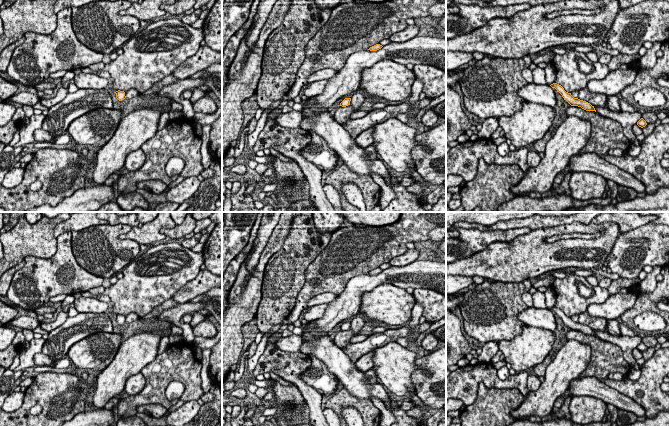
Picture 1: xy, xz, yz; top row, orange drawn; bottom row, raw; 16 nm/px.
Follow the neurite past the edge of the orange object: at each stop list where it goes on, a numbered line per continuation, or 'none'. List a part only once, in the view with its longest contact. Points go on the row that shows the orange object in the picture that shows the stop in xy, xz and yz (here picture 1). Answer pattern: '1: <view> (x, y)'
none

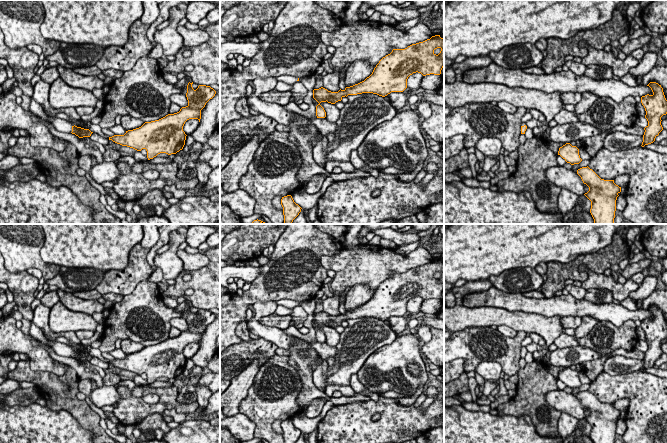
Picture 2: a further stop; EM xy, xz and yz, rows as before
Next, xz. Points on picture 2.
1: xz (287, 79)

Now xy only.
1: xy (61, 125)

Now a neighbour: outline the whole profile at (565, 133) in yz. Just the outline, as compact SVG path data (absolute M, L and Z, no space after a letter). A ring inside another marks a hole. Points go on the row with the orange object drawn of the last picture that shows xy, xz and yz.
M580 121L562 125L557 124L550 130L549 141L555 143L570 143L571 141L582 140L601 133L604 133L604 131Z

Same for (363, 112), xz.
M373 93L348 95L348 102L340 110L337 120L335 140L333 144L328 142L326 163L330 160L350 162L350 154L361 145L367 134L381 122L391 120L397 113L396 109L384 97Z

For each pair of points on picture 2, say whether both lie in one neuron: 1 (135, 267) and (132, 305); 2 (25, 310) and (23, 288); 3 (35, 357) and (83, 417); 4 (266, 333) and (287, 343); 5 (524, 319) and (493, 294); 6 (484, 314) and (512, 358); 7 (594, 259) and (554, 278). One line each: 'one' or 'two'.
1: two
2: one
3: two
4: one
5: two
6: two
7: one

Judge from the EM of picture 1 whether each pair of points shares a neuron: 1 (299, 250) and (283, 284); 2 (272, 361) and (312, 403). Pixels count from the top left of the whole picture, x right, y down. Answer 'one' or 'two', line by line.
1: one
2: one

